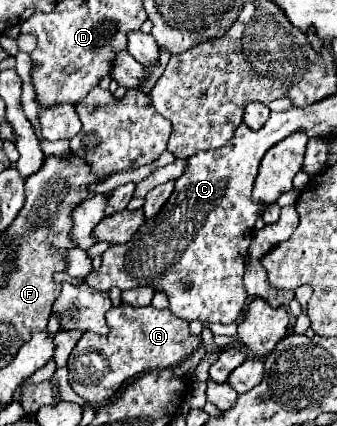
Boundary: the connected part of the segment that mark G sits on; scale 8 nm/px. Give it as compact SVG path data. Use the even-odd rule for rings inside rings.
M118 306L106 314L110 334L98 335L85 331L68 358L68 382L72 390L90 404L102 404L110 400L120 386L140 372L162 370L178 366L194 350L198 350L202 338L190 336L188 322L176 318L170 310L156 310L152 306L132 308Z

